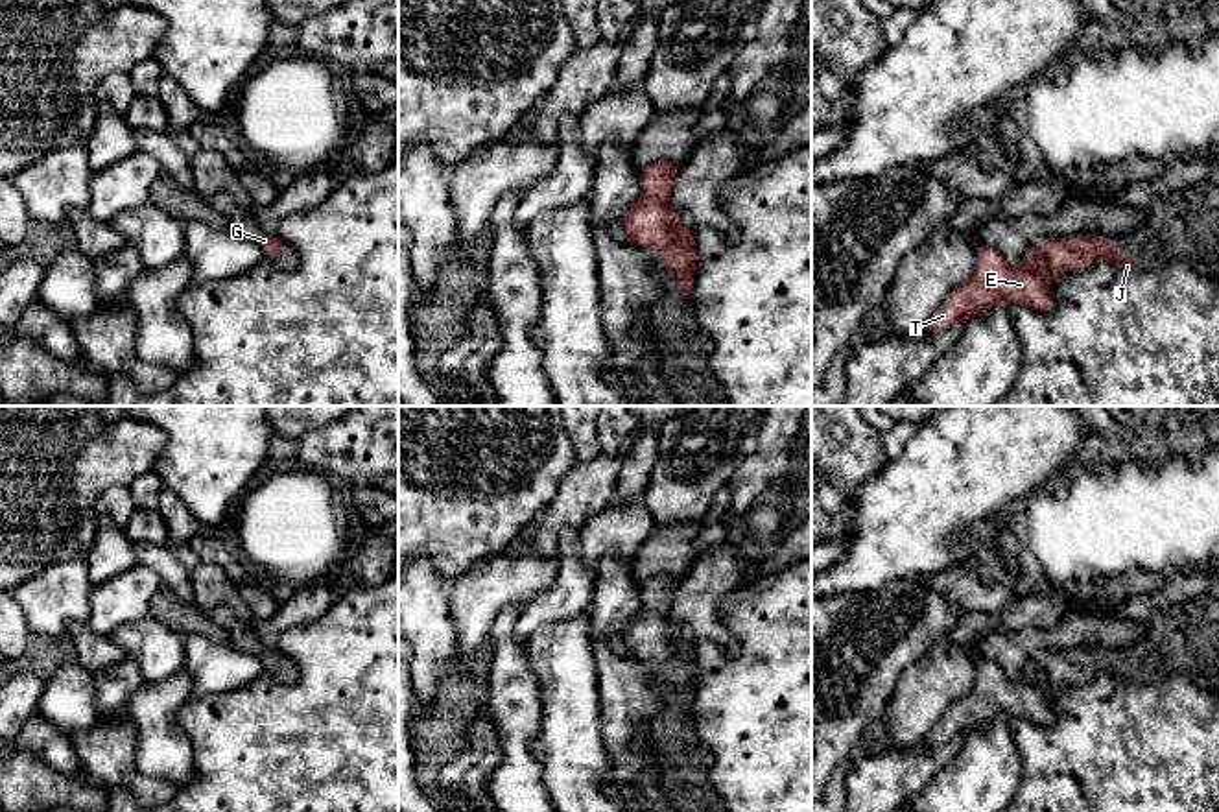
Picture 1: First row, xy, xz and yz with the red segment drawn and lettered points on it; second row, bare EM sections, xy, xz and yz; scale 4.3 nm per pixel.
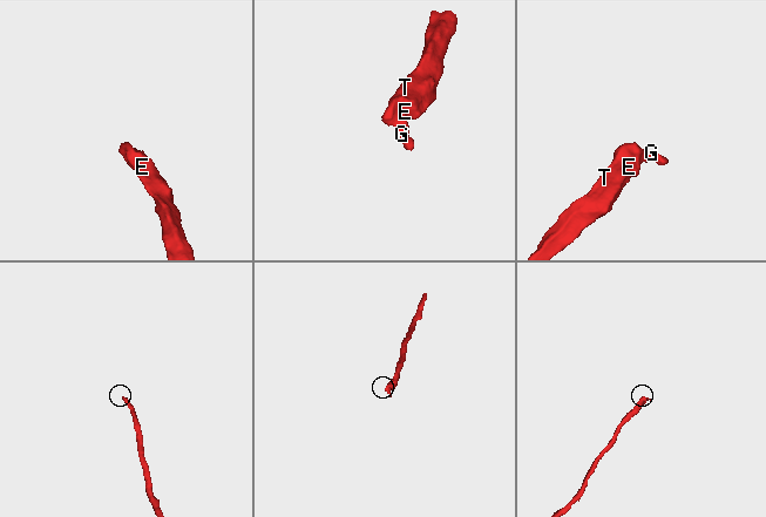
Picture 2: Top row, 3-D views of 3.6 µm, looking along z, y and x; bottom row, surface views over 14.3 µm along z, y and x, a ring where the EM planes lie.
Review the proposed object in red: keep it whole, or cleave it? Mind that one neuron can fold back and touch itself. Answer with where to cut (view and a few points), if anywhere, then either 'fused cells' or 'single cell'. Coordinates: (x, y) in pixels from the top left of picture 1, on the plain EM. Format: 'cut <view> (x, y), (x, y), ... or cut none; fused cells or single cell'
cut none; single cell

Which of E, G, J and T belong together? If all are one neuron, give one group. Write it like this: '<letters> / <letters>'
E G J T

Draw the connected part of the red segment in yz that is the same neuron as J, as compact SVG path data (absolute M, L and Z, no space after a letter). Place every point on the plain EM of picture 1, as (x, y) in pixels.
M1070 648L1064 651L1042 651L1033 657L1018 679L1011 679L992 659L974 661L974 687L966 696L952 703L946 714L928 733L922 744L942 746L959 734L987 727L996 716L1027 718L1049 727L1055 712L1049 692L1062 685L1079 685L1083 677L1107 674L1132 687L1138 681L1114 659L1114 650Z

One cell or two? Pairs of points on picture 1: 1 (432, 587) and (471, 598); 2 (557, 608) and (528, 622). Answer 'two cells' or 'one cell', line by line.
1: two cells
2: one cell

